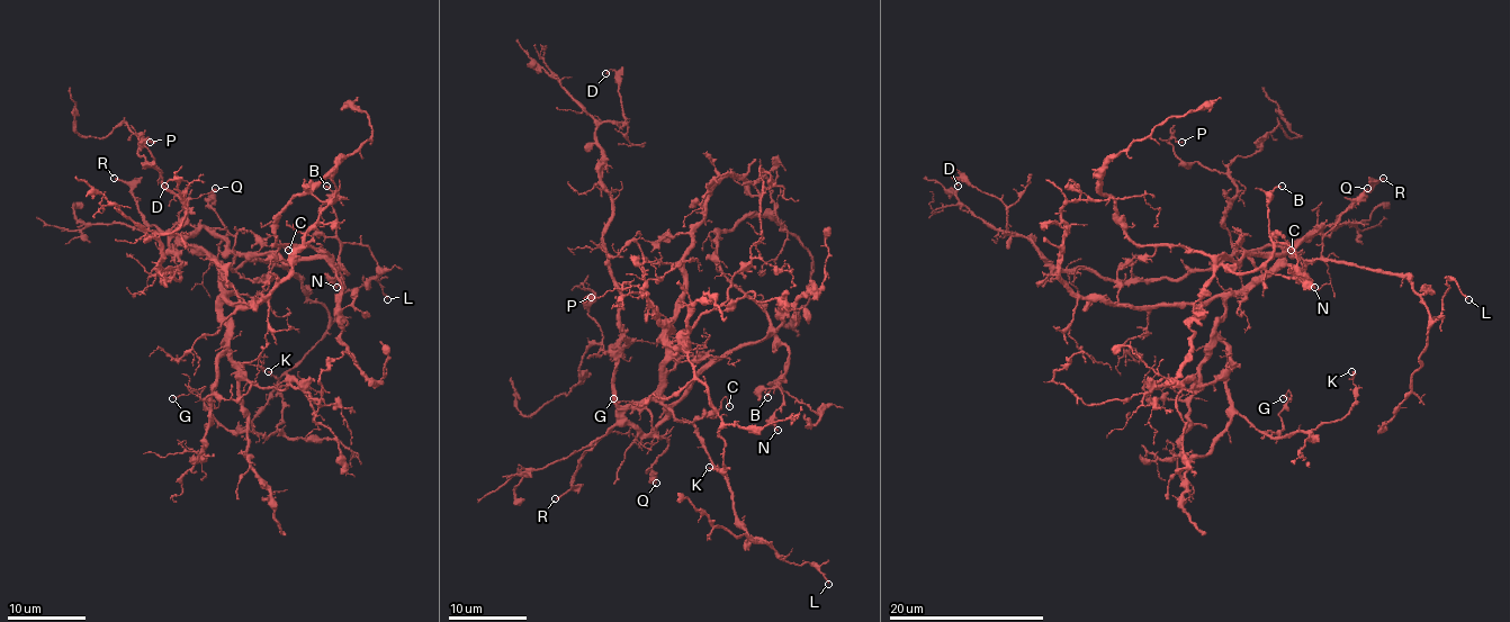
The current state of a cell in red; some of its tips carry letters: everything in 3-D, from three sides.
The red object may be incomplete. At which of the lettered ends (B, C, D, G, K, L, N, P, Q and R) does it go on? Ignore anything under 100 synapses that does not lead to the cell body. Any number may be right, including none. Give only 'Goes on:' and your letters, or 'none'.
Goes on: R

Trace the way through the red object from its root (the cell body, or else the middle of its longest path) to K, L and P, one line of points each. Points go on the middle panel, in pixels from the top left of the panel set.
K: (639, 430), (623, 414), (656, 389), (668, 331), (668, 340), (680, 342), (721, 420), (722, 470), (709, 467)
L: (639, 430), (623, 414), (650, 400), (690, 422), (722, 475), (743, 528), (781, 558), (810, 562), (828, 584)
P: (639, 430), (616, 400), (610, 348), (626, 342), (604, 350), (584, 282), (591, 297)

